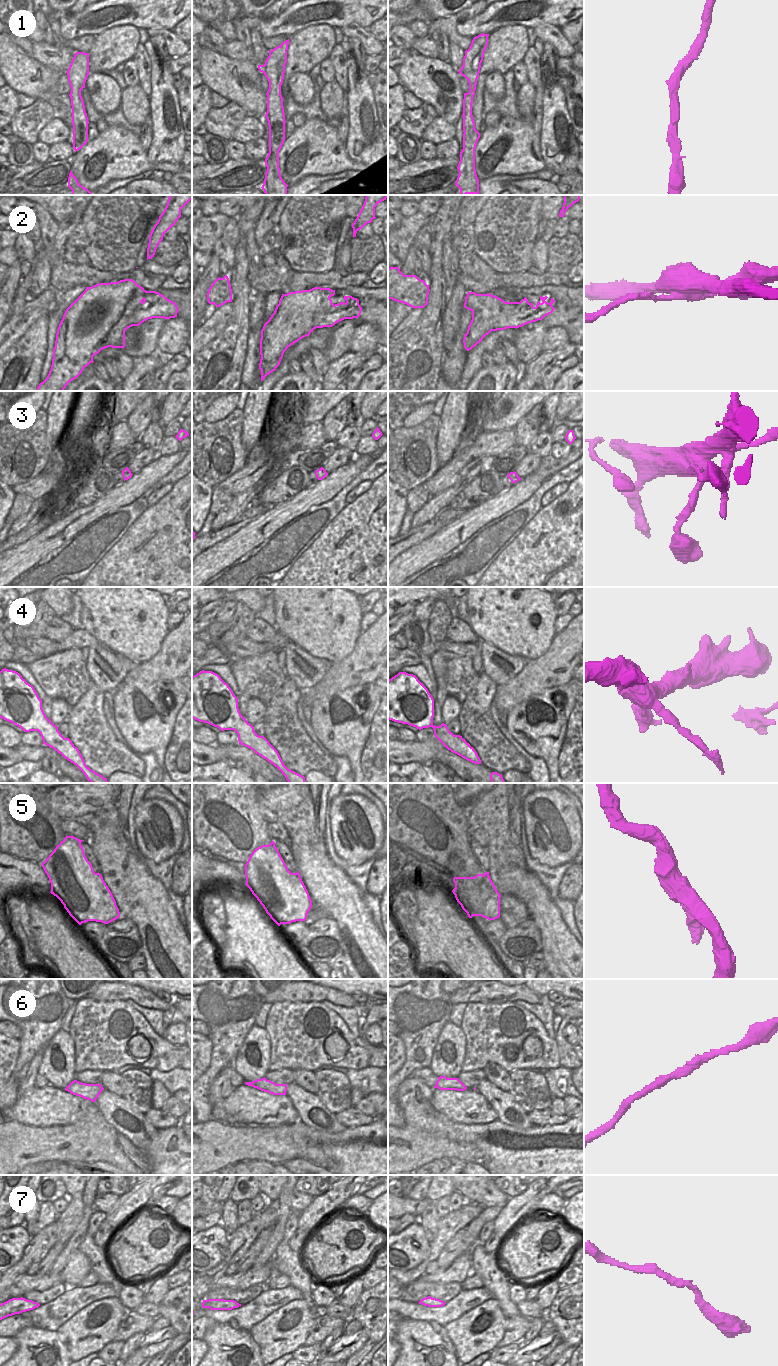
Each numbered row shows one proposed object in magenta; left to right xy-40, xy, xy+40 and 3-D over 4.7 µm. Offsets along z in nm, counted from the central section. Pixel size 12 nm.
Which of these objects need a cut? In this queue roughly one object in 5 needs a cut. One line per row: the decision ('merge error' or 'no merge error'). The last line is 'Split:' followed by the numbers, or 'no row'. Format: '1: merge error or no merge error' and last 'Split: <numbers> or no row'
1: no merge error
2: merge error
3: no merge error
4: no merge error
5: merge error
6: no merge error
7: no merge error
Split: 2, 5

